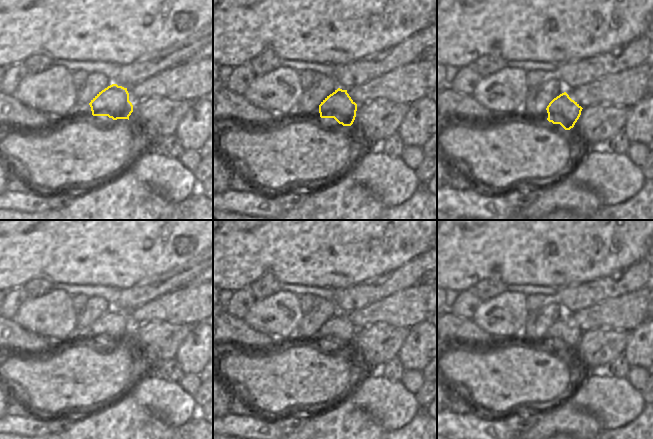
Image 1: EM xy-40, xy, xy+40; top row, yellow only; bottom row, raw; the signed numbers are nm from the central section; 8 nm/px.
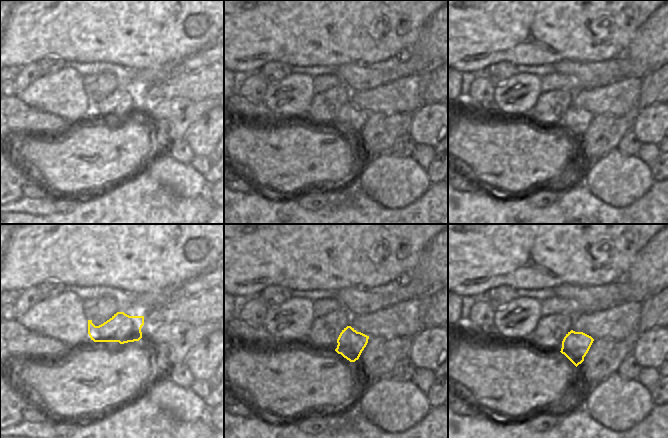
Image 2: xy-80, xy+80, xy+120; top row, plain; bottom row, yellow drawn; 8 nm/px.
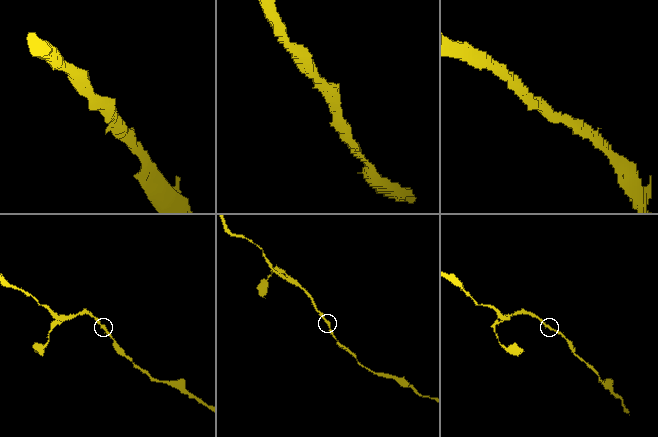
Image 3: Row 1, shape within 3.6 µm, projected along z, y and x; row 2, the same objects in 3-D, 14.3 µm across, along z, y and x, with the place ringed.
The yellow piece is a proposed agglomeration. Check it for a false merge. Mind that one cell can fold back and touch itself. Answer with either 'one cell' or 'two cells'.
one cell

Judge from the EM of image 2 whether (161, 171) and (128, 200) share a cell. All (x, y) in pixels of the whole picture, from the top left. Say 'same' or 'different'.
different

